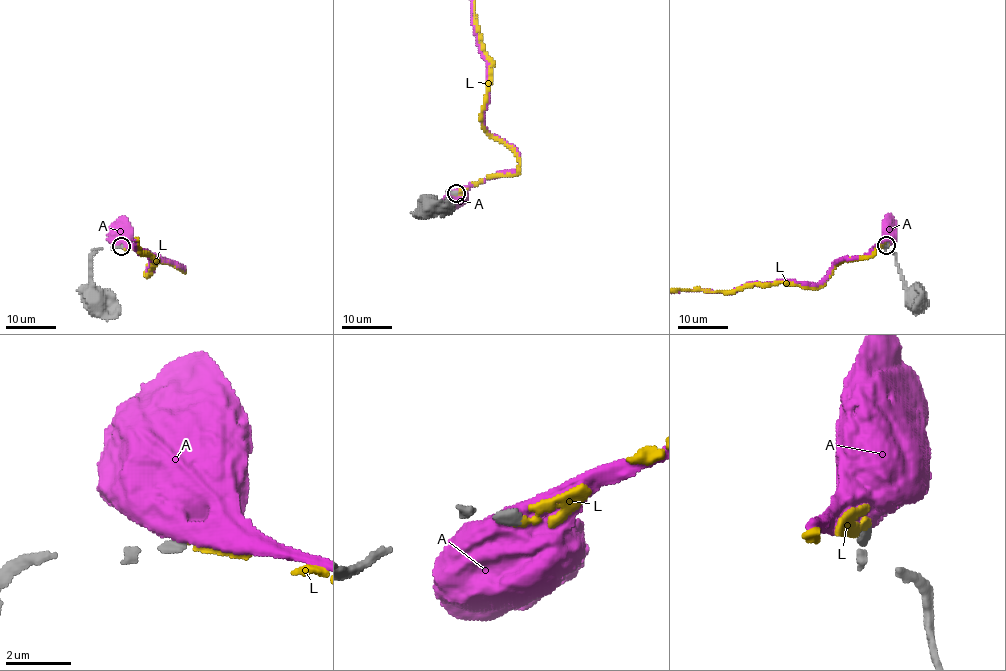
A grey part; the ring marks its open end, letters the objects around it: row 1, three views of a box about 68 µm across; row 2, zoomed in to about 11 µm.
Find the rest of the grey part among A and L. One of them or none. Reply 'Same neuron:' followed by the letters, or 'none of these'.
Same neuron: L

